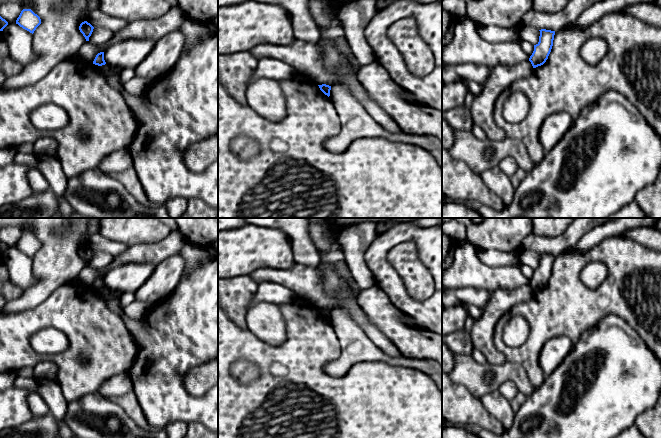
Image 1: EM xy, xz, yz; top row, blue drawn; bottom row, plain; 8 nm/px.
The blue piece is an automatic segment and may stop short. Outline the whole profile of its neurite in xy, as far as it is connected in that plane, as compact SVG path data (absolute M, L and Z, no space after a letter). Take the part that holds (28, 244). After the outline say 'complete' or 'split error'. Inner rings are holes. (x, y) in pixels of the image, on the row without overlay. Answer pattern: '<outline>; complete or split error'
M23 233L16 244L16 248L33 258L41 248L41 243L31 233Z; complete

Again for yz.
M541 253L539 266L534 269L534 275L529 282L533 292L543 289L551 276L555 255Z; complete

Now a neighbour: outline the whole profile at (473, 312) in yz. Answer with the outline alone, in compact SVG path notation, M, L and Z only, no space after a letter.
M463 304L461 306L465 309L468 319L472 319L474 322L483 315L483 308L472 304Z

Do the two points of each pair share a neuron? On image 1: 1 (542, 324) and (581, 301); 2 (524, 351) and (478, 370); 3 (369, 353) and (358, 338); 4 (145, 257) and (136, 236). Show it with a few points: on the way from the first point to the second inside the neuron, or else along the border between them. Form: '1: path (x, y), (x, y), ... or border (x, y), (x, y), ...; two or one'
1: path (552, 318), (561, 309), (571, 308); one
2: border (507, 361), (519, 364), (526, 375); two
3: path (365, 349), (358, 342); one
4: border (162, 239), (156, 242), (135, 243), (128, 246); two

